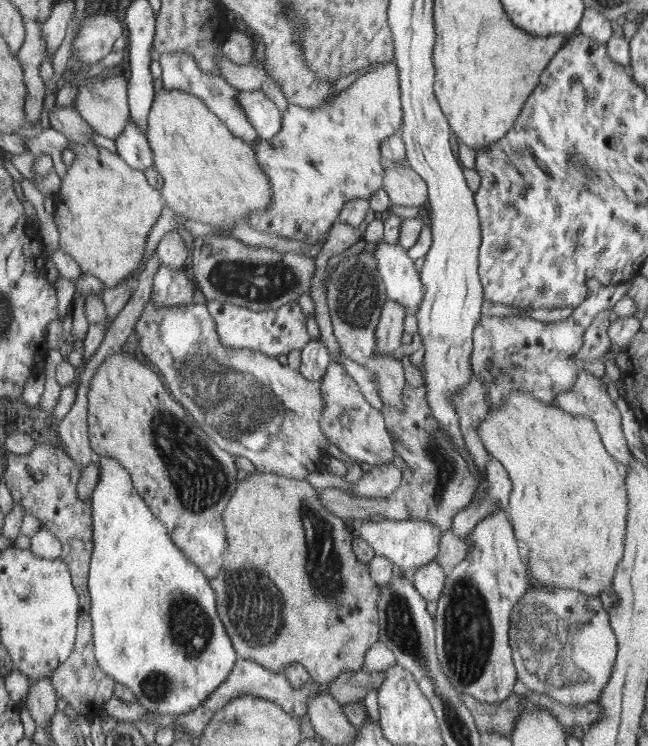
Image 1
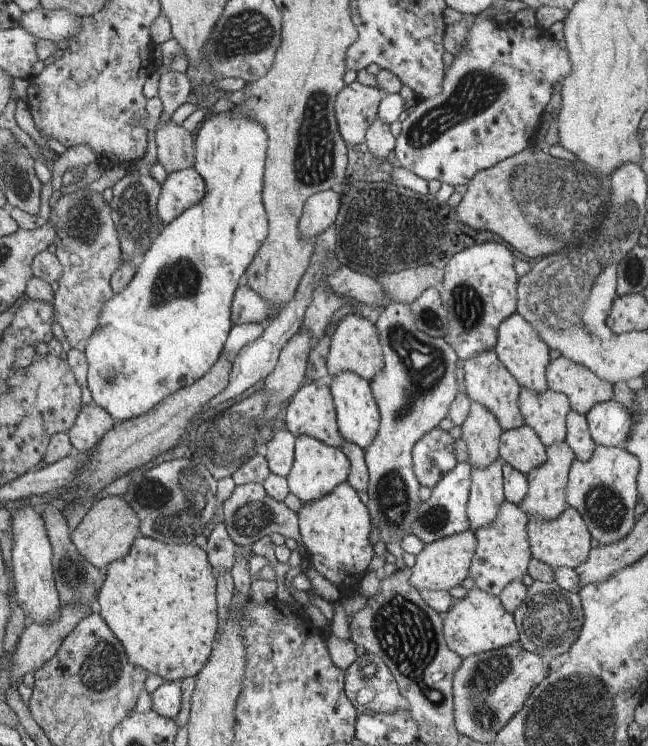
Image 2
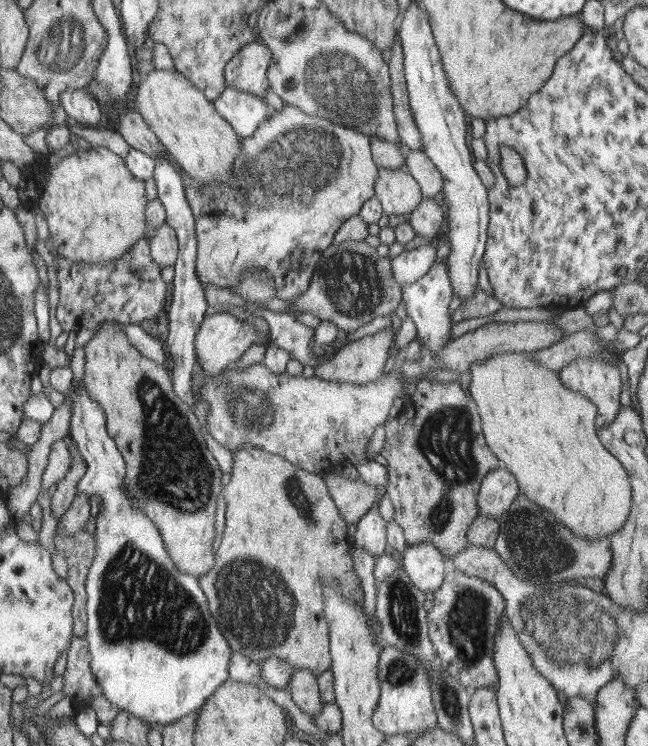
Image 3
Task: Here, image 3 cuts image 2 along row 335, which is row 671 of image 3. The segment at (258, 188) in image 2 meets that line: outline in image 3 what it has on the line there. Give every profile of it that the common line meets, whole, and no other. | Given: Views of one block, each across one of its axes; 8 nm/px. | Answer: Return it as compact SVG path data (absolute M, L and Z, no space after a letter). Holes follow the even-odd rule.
M73 379L66 394L71 397L72 405L68 436L71 436L86 464L75 492L99 496L93 539L95 551L84 580L86 629L83 637L91 656L89 668L101 687L101 694L109 703L115 704L117 710L125 710L143 719L148 726L159 724L164 727L175 719L196 712L228 679L232 649L207 610L207 597L197 582L197 576L177 570L156 525L125 497L121 489L125 477L124 459L108 435L107 422L99 404L89 398L83 380L77 382Z

